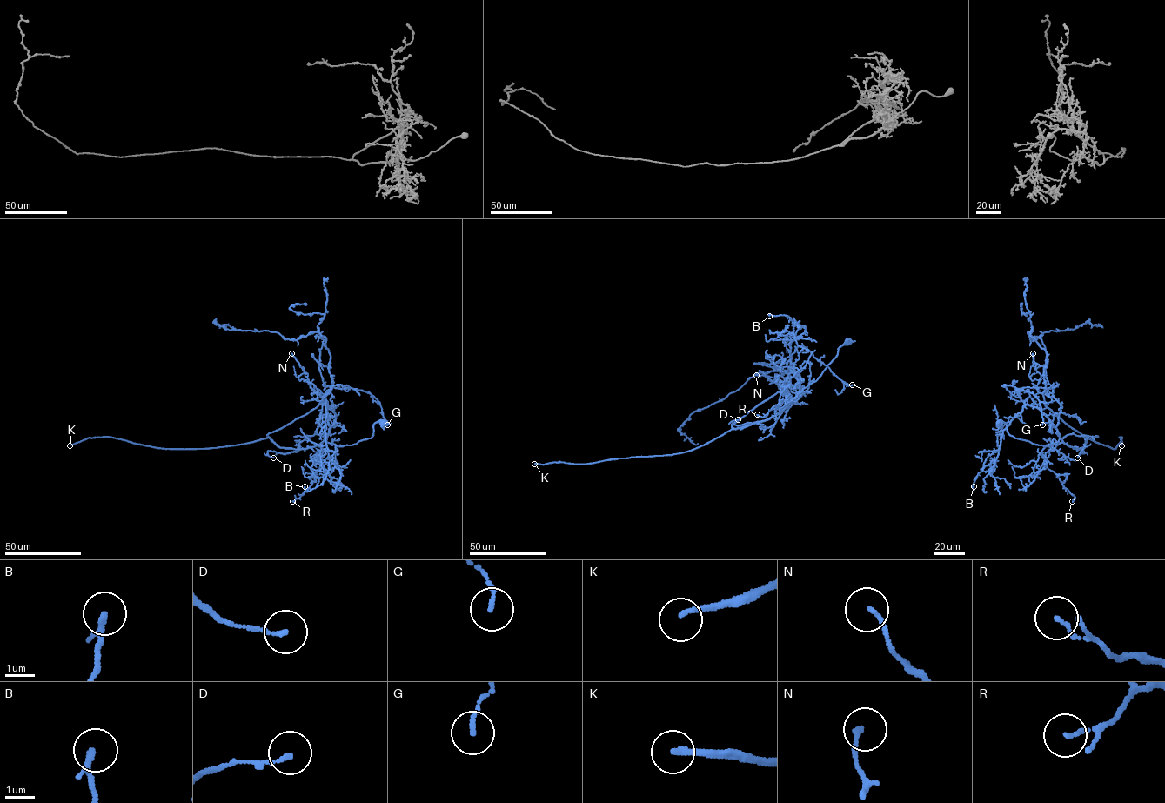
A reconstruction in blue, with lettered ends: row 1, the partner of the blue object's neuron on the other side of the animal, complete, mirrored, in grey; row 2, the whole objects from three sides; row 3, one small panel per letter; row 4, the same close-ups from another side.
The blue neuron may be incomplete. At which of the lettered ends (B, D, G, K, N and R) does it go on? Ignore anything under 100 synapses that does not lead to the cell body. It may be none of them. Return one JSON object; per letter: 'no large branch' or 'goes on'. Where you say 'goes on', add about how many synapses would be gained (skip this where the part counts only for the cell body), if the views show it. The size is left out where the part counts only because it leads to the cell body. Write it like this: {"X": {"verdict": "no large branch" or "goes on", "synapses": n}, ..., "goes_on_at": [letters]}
{"B": {"verdict": "no large branch"}, "D": {"verdict": "no large branch"}, "G": {"verdict": "no large branch"}, "K": {"verdict": "goes on", "synapses": 170}, "N": {"verdict": "no large branch"}, "R": {"verdict": "no large branch"}, "goes_on_at": ["K"]}

